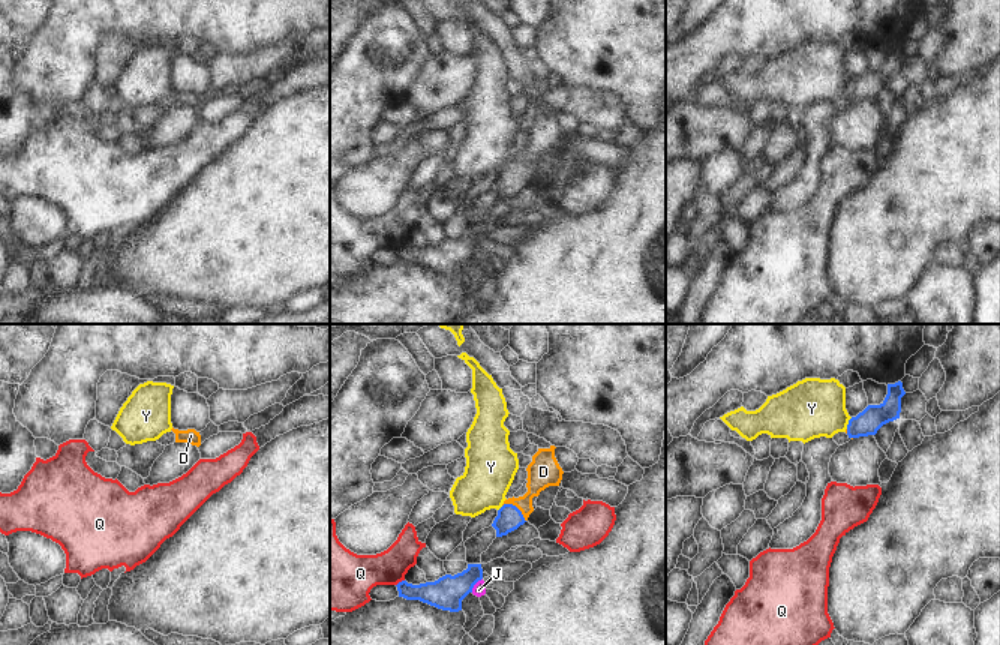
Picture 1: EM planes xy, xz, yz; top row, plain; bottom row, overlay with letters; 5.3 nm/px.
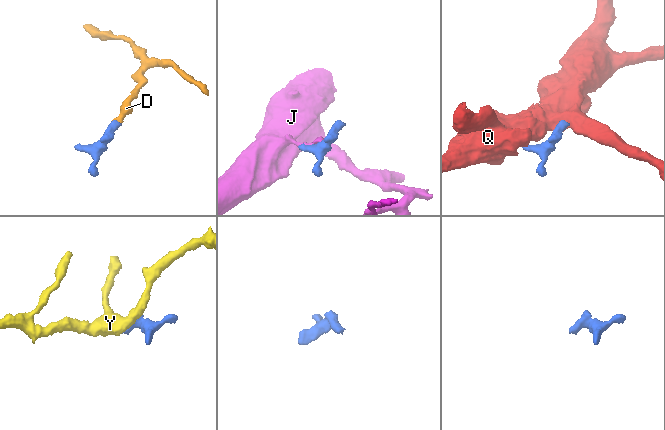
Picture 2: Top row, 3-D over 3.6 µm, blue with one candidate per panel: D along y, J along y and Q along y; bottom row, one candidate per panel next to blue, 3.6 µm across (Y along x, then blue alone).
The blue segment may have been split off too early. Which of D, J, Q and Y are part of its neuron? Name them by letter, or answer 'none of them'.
D

